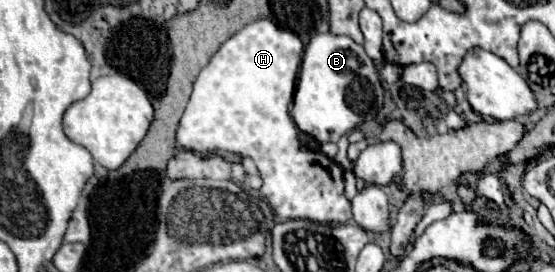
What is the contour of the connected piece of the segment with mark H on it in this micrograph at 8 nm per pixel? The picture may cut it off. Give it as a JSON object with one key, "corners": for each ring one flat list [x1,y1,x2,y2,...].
{"corners":[[267,18,241,28,197,76,175,132,175,144,177,150,197,154,235,152,253,158,263,178,261,194,281,220,301,218,343,224,351,220,343,170,325,154,303,148,299,130,289,114,301,54,301,40]]}

